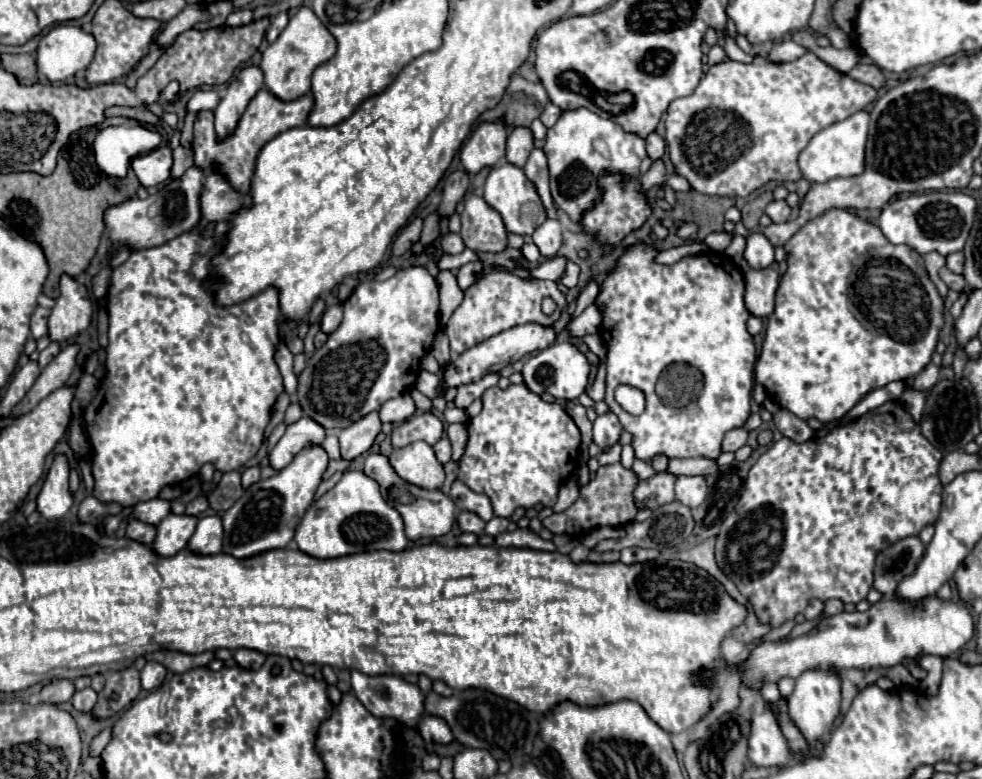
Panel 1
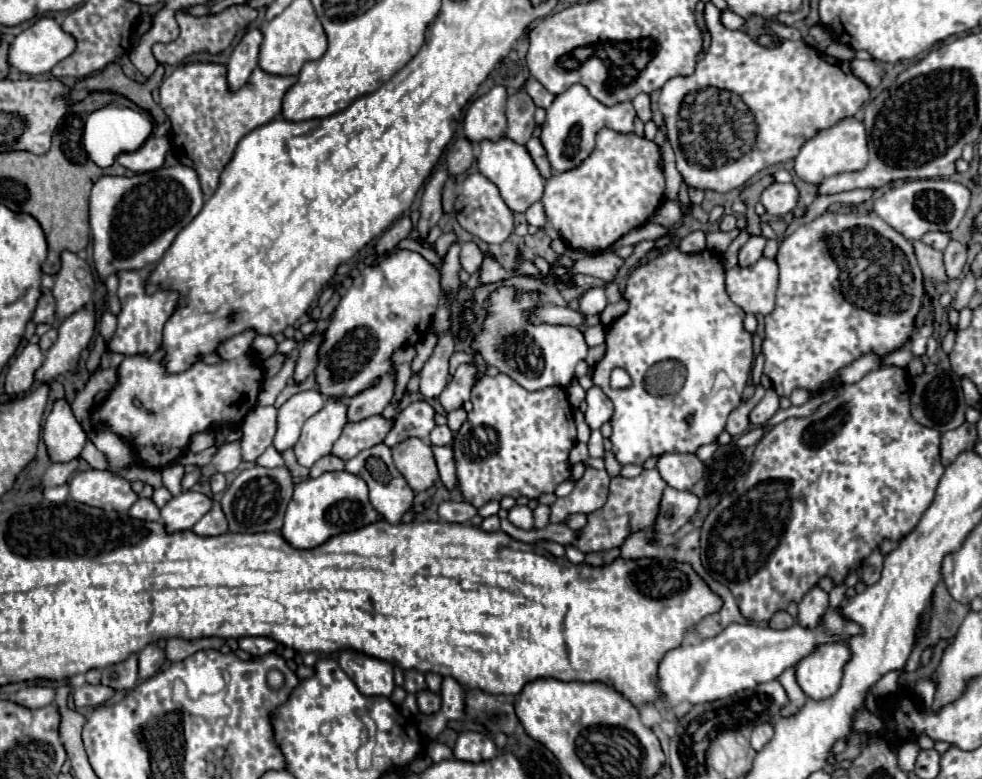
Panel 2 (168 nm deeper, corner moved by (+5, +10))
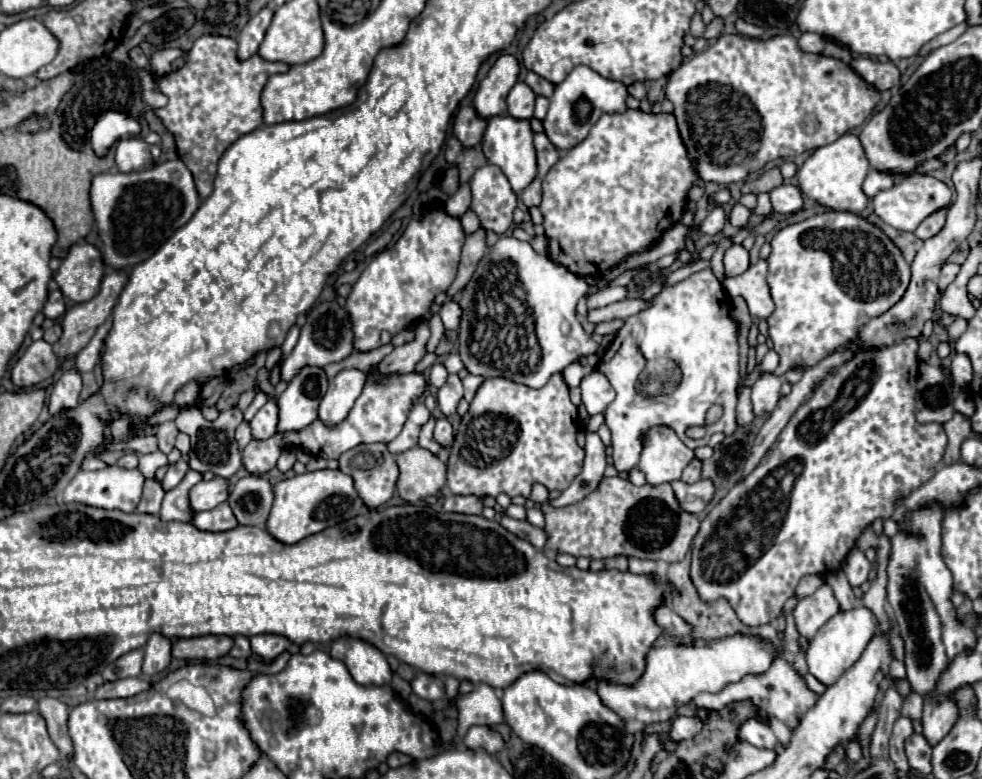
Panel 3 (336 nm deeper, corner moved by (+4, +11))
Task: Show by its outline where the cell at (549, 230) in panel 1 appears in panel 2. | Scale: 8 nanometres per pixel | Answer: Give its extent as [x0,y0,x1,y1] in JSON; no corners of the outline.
[525,201,545,227]

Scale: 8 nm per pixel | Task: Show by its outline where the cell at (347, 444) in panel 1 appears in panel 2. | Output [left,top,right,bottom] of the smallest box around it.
[347,371,395,421]

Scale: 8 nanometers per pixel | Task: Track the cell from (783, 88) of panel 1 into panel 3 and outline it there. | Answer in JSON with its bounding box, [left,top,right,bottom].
[666,34,880,186]

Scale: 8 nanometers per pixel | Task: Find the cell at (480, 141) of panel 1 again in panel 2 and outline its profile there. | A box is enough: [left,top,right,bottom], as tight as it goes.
[465,85,507,143]

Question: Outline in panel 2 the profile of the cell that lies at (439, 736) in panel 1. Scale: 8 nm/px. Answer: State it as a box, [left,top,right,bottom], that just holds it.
[417,689,441,715]

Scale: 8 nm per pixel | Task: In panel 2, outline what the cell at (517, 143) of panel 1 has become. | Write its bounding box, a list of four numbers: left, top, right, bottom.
[505,89,535,145]

